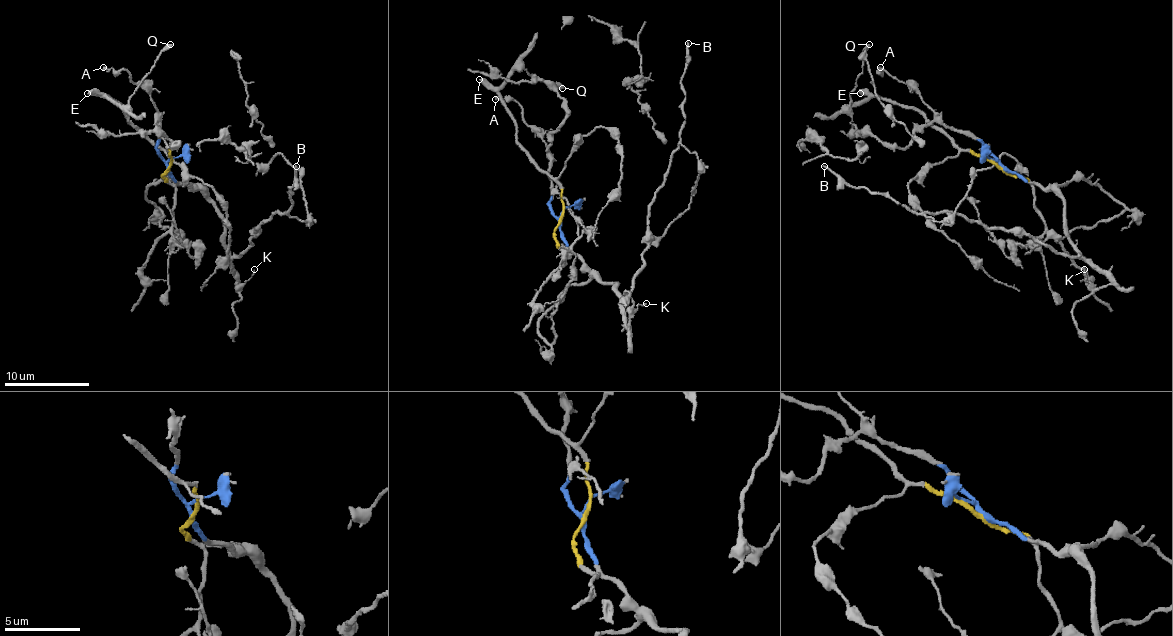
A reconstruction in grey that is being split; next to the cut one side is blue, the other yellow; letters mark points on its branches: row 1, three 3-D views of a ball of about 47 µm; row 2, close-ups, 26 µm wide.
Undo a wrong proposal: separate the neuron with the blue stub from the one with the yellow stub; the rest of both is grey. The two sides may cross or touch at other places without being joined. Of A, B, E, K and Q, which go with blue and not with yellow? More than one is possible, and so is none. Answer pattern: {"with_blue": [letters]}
{"with_blue": ["A", "B", "K"]}

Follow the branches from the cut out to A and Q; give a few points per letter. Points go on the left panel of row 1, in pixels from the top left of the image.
A: (167, 165), (158, 151), (158, 110), (150, 93), (133, 82), (124, 69), (103, 67)
Q: (169, 168), (167, 151), (158, 148), (124, 114), (124, 108), (107, 97), (124, 106), (156, 57), (171, 44)

